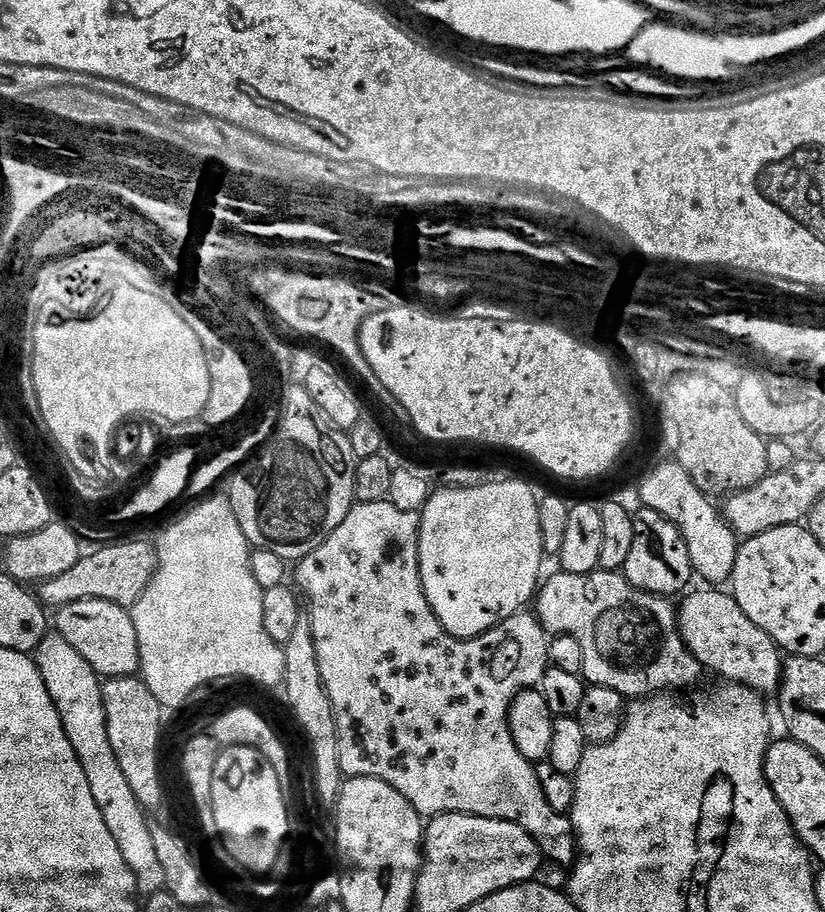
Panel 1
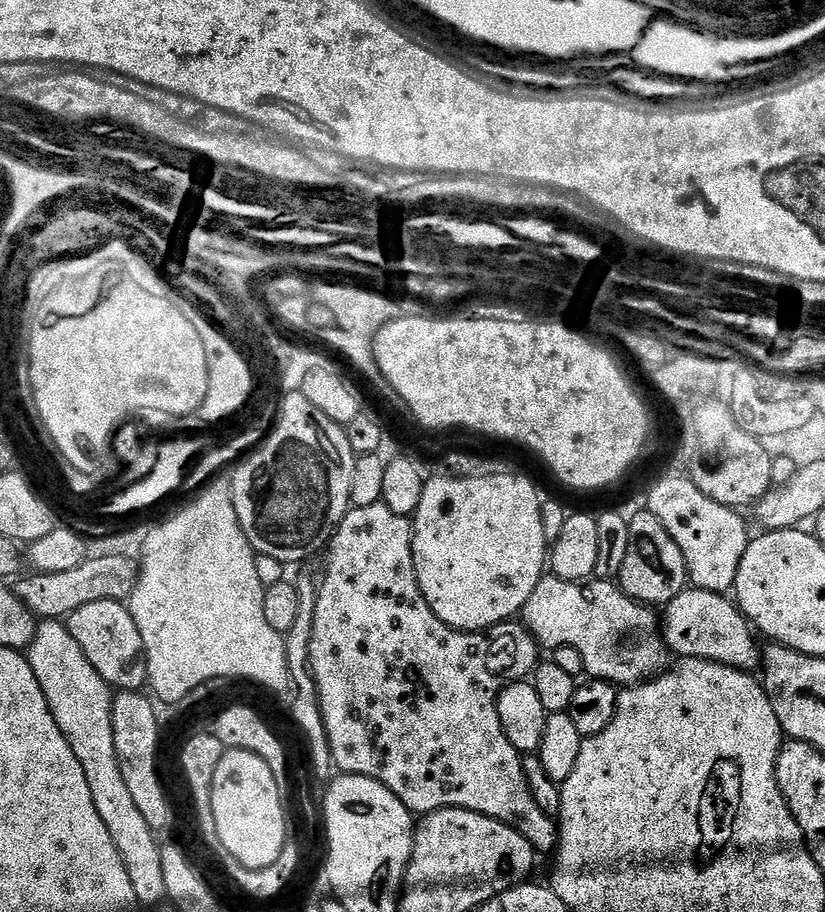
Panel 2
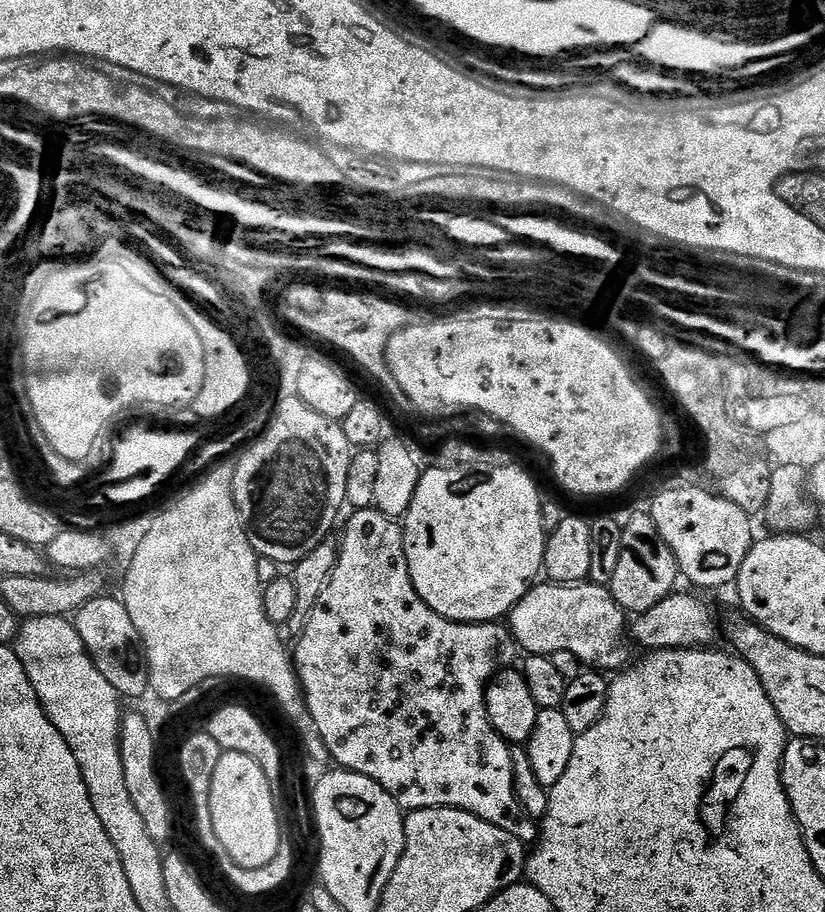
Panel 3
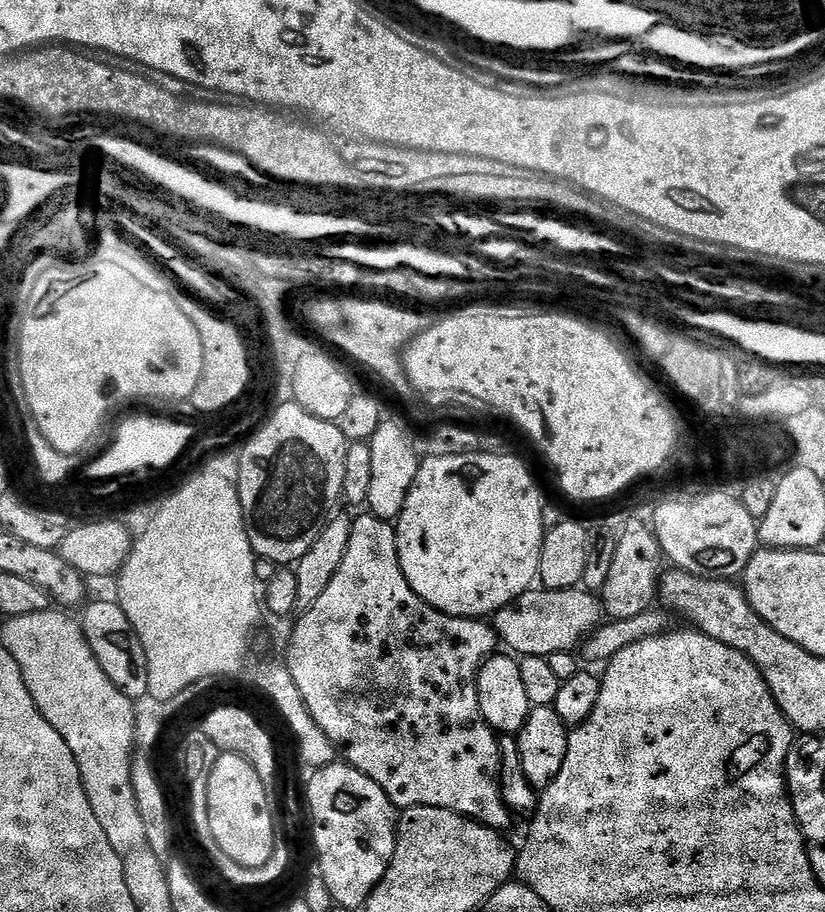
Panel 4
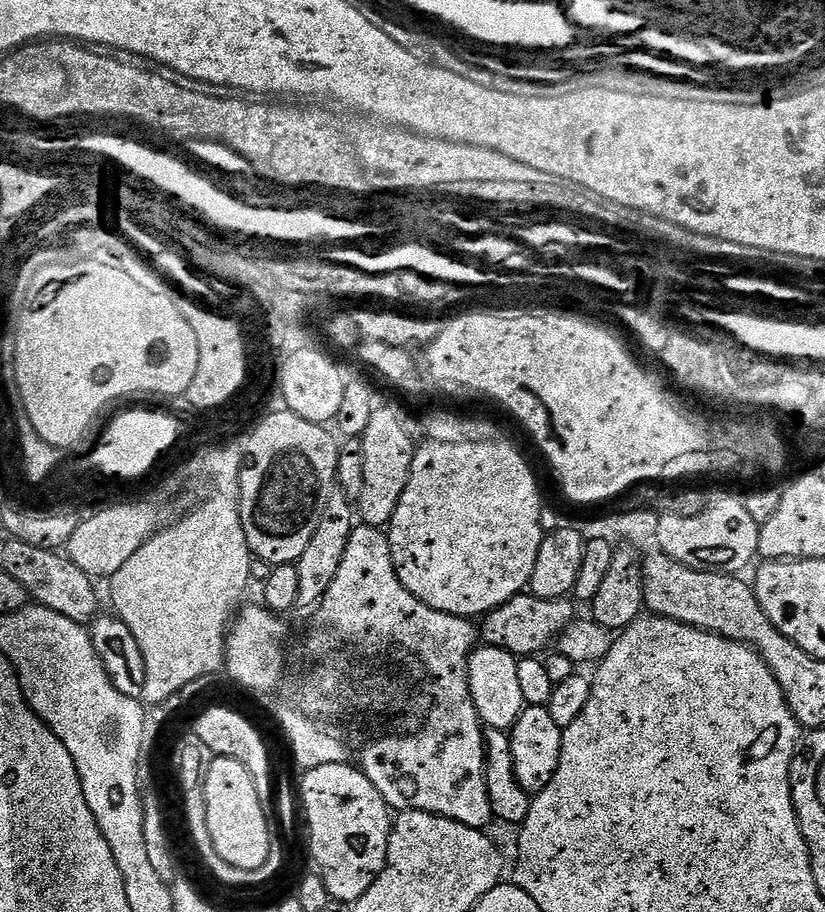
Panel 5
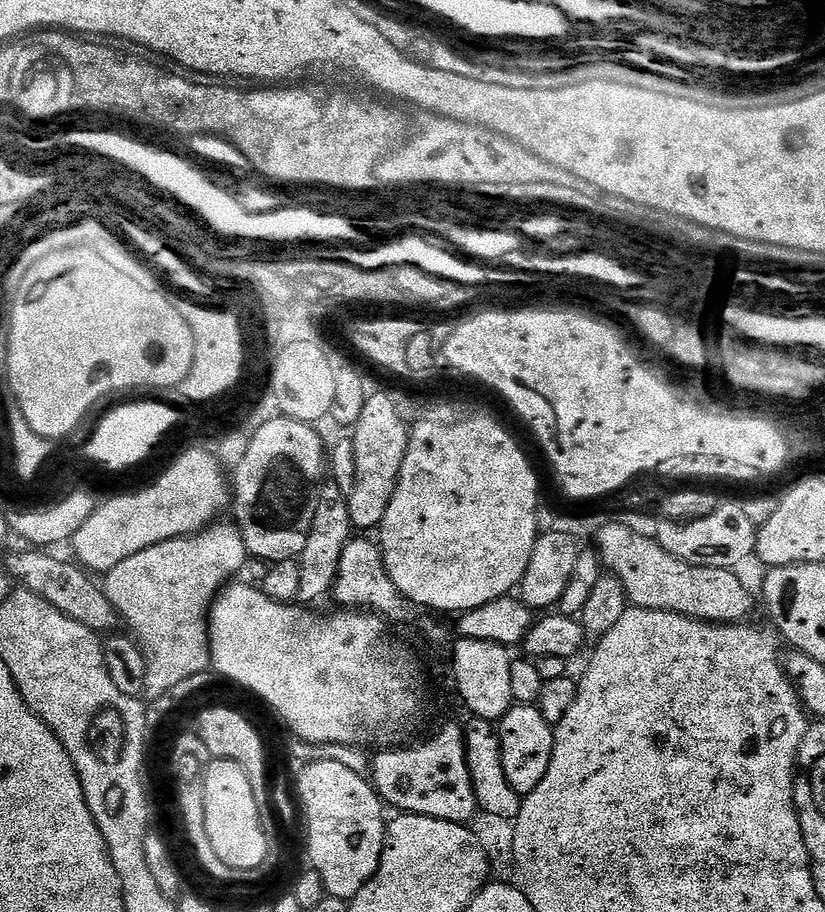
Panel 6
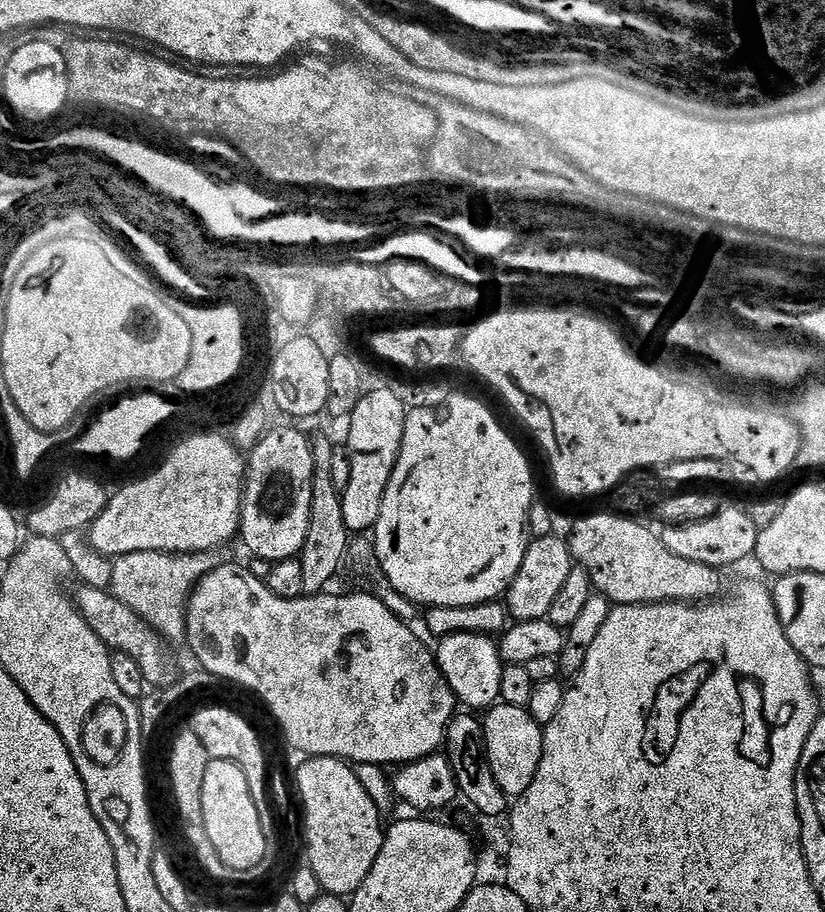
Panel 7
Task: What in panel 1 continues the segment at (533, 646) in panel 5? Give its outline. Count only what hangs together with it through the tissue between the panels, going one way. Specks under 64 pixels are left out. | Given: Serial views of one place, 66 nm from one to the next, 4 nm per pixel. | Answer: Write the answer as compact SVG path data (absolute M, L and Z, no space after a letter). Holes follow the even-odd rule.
M556 570L547 580L548 577L539 585L534 597L536 617L552 636L578 638L584 651L583 679L589 685L618 690L625 698L647 698L676 690L672 688L692 688L699 682L702 667L680 637L678 608L669 597L655 596L630 586L620 572L597 570L590 574L570 574Z

